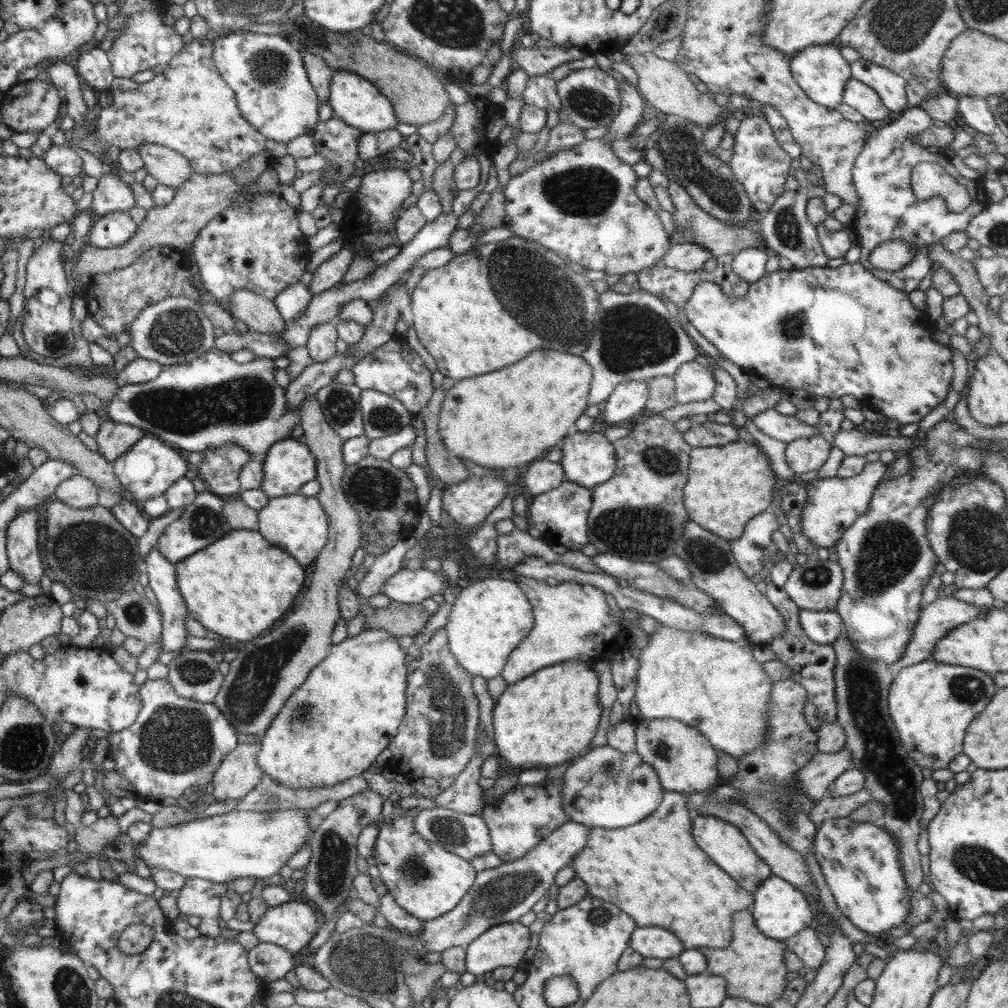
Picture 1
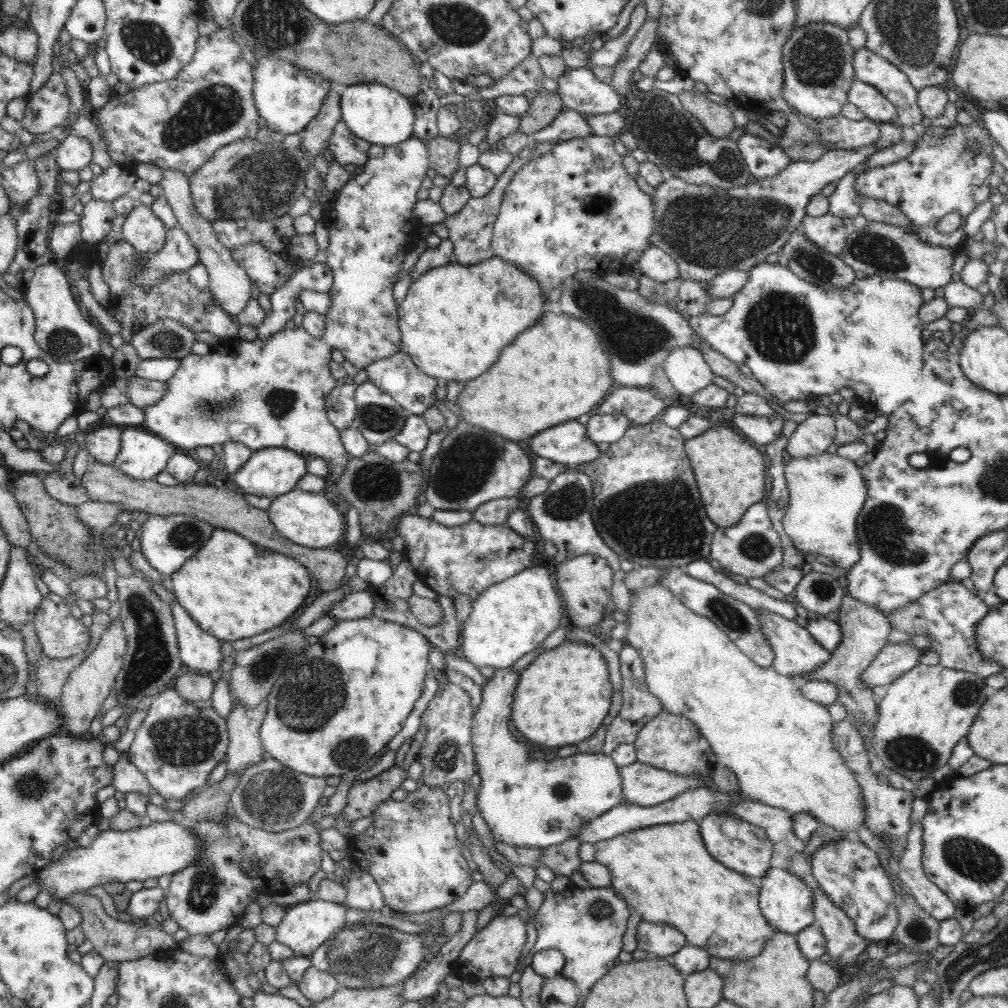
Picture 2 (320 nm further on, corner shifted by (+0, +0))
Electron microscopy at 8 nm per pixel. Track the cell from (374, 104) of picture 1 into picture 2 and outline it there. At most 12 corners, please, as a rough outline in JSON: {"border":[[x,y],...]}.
{"border":[[380,83],[347,85],[341,120],[371,144],[413,138],[410,98]]}

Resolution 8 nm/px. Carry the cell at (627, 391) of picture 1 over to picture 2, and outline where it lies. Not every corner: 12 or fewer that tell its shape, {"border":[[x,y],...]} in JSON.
{"border":[[623,412],[593,413],[586,424],[592,442],[615,443],[632,425]]}

